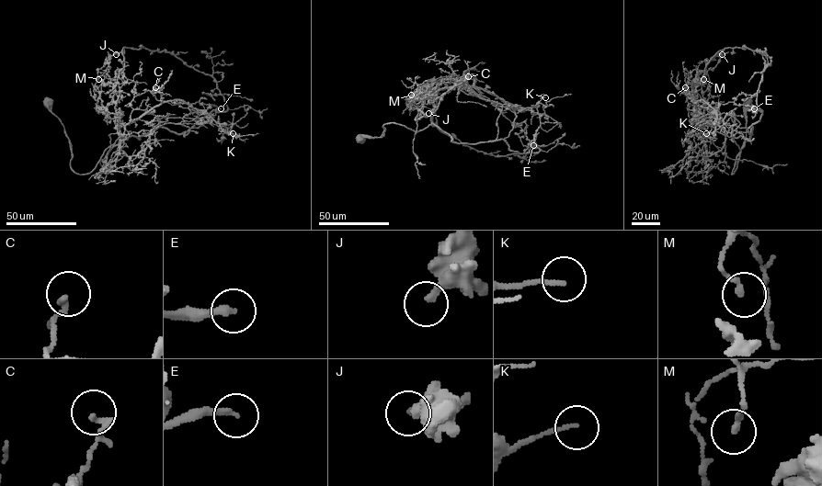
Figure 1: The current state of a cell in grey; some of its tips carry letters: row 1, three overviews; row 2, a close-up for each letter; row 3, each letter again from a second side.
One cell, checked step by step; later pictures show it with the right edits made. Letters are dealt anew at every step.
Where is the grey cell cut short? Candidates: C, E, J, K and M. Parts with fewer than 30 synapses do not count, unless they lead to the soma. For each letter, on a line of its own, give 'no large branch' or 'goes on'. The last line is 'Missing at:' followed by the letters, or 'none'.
C: no large branch
E: goes on
J: no large branch
K: no large branch
M: no large branch
Missing at: E

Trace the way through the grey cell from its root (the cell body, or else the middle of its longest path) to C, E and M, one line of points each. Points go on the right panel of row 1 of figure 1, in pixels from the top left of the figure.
C: (747, 103), (746, 137), (732, 174), (740, 152), (733, 135), (734, 113), (719, 122), (701, 125), (685, 87)
E: (747, 103), (746, 137), (732, 174), (740, 152), (733, 135), (750, 137), (748, 129), (762, 116), (754, 108)
M: (747, 103), (746, 137), (732, 174), (740, 152), (733, 135), (734, 113), (716, 123), (700, 118), (703, 79)

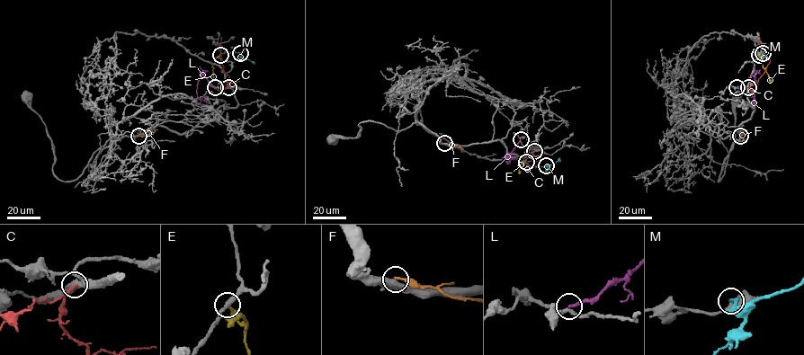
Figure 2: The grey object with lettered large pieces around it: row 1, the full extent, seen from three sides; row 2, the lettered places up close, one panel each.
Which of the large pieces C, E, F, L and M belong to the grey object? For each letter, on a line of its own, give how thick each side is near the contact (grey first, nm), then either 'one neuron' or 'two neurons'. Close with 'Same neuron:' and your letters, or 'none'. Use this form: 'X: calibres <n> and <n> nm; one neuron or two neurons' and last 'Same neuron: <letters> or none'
C: calibres 420 and 220 nm; two neurons
E: calibres 320 and 200 nm; two neurons
F: calibres 550 and 240 nm; two neurons
L: calibres 260 and 280 nm; two neurons
M: calibres 260 and 240 nm; one neuron
Same neuron: M

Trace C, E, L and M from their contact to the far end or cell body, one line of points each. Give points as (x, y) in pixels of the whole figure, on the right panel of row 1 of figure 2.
C: (748, 87), (758, 81), (770, 61), (759, 42), (759, 37)
E: (759, 55), (771, 82)
L: (736, 86), (753, 75), (756, 81), (754, 99), (749, 97)
M: (763, 53), (763, 57), (757, 62), (759, 64)

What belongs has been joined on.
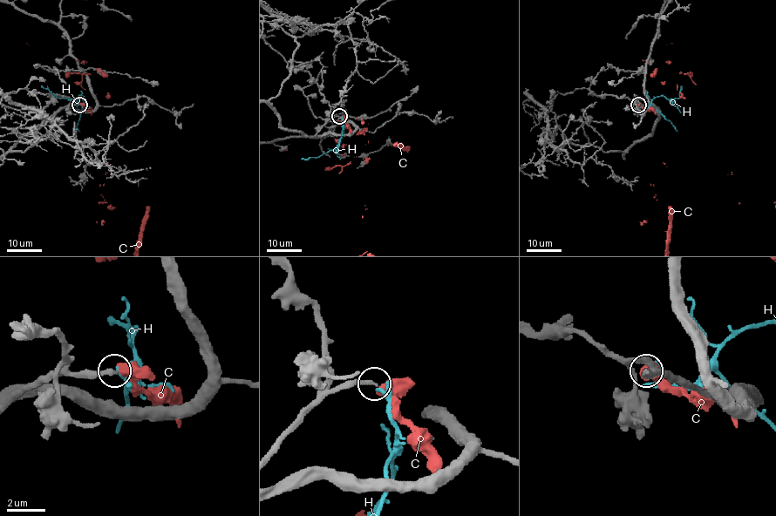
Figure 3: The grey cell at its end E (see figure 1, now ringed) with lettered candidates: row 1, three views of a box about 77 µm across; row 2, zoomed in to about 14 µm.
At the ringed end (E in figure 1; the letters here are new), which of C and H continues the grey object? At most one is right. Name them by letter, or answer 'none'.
none

